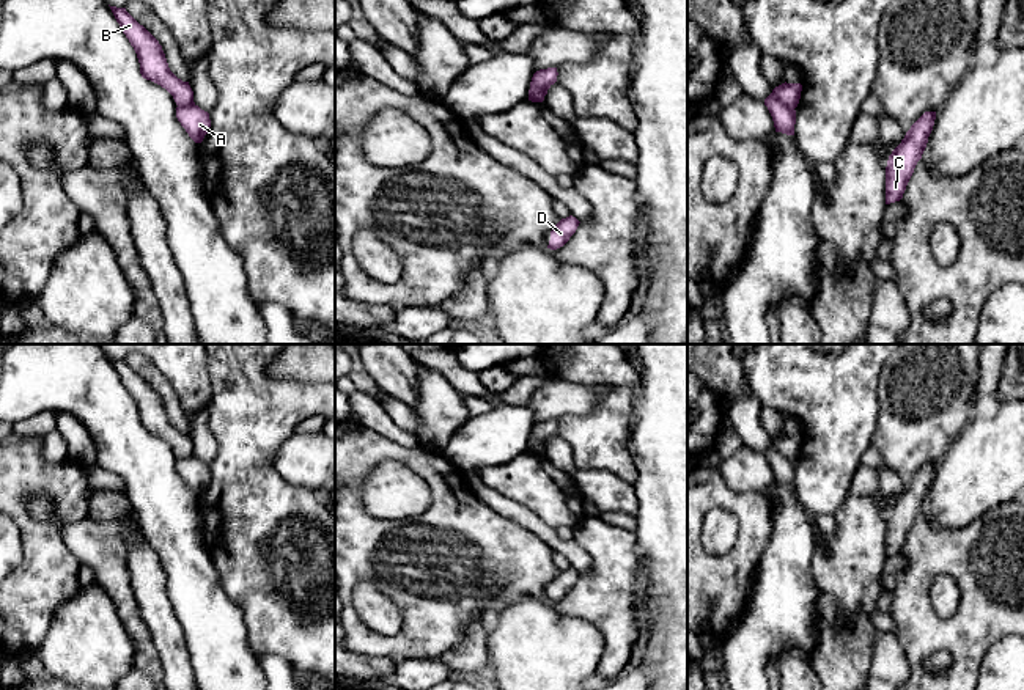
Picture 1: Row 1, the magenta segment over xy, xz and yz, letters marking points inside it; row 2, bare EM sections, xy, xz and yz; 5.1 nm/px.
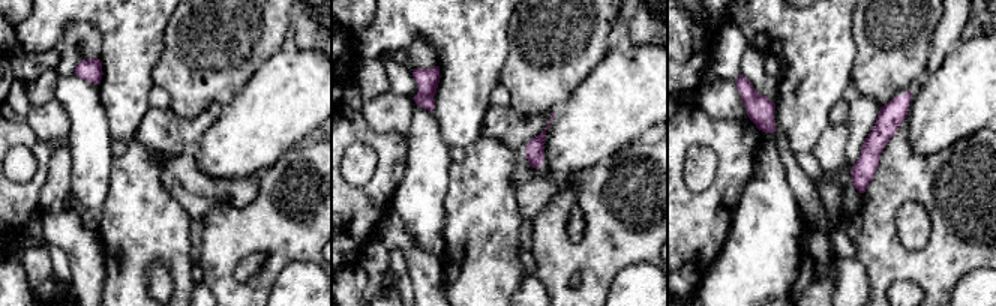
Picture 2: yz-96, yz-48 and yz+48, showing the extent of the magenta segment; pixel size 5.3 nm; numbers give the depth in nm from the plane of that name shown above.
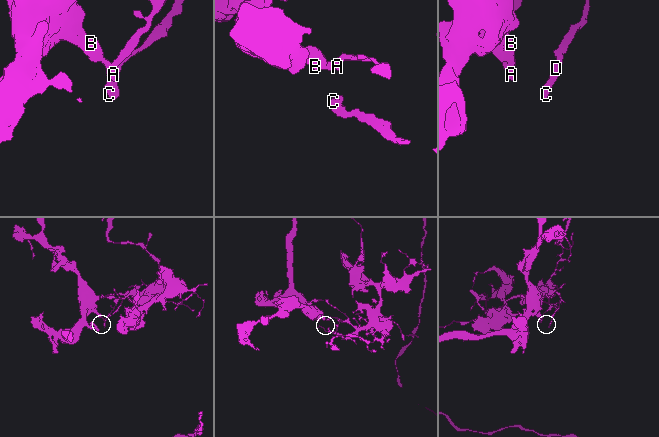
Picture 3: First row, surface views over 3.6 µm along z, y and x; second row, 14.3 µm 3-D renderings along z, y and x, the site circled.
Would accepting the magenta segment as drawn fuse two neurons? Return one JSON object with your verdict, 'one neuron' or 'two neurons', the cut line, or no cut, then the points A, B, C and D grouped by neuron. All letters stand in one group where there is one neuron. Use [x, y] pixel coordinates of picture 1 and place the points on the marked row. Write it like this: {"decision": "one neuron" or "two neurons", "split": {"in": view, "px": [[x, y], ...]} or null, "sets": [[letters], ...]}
{"decision": "two neurons", "split": {"in": "yz", "px": [[773, 91], [793, 109]]}, "sets": [["A", "C", "D"], ["B"]]}

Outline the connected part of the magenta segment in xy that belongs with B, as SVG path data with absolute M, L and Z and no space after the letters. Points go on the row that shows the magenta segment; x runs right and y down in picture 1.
M110 6L110 9L137 53L142 77L165 88L176 105L193 102L193 91L189 82L182 82L170 71L159 41L126 8Z

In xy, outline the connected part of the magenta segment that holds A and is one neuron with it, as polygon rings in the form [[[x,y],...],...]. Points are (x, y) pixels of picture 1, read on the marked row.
[[[195,102],[178,105],[176,118],[195,143],[201,143],[211,127],[209,113]]]

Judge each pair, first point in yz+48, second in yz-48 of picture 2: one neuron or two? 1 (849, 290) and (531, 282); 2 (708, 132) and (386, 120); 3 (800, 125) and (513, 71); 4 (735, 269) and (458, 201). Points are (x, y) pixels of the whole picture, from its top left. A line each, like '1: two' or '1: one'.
1: one
2: two
3: two
4: two

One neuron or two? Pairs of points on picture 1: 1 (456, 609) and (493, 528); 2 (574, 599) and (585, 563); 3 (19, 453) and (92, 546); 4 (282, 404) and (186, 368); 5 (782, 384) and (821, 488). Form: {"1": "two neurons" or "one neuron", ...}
{"1": "one neuron", "2": "two neurons", "3": "two neurons", "4": "two neurons", "5": "one neuron"}

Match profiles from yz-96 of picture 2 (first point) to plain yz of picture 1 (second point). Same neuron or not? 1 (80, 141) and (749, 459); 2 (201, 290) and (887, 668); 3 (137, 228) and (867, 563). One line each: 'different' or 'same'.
1: different
2: same
3: same

